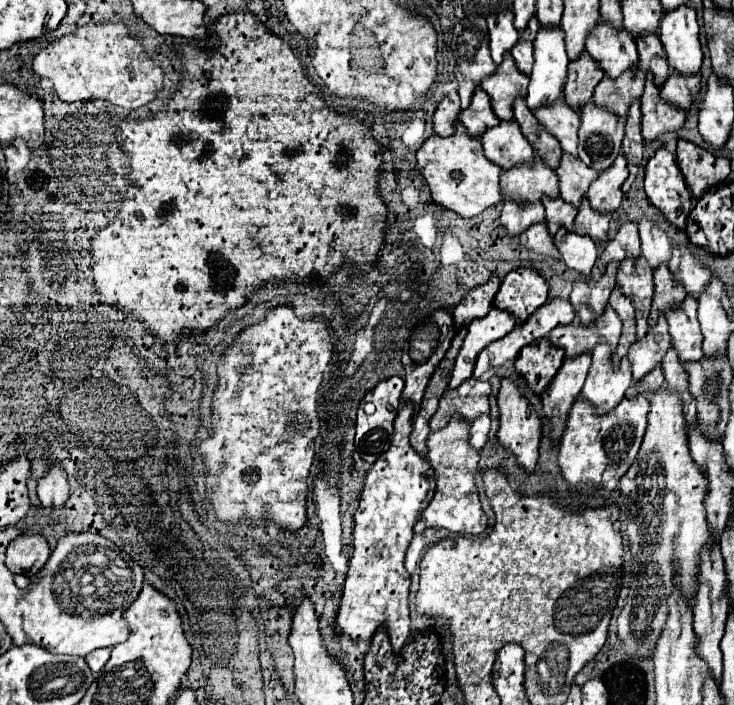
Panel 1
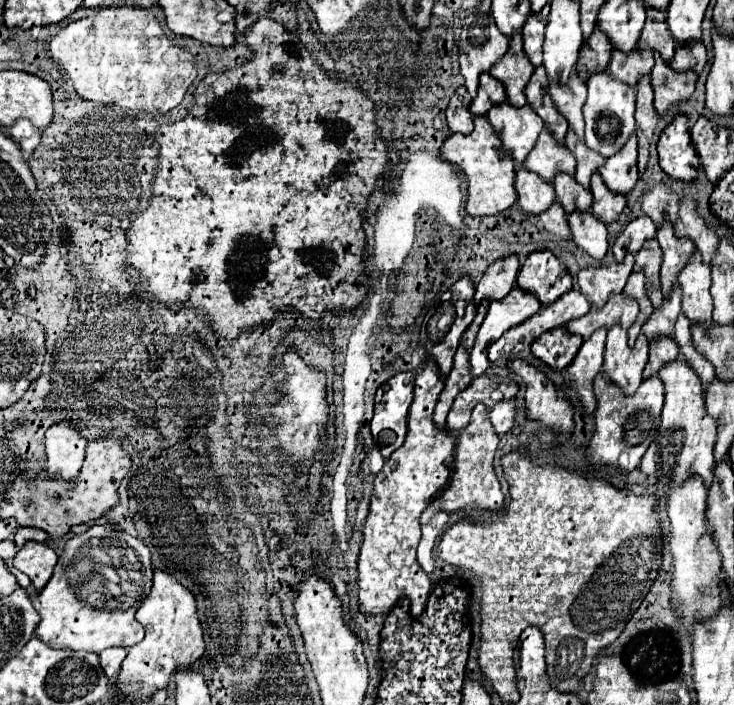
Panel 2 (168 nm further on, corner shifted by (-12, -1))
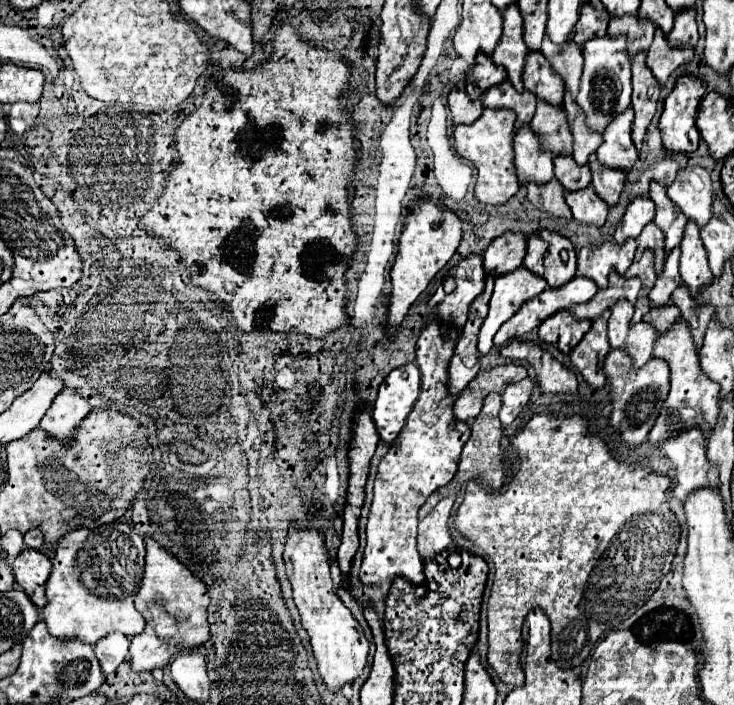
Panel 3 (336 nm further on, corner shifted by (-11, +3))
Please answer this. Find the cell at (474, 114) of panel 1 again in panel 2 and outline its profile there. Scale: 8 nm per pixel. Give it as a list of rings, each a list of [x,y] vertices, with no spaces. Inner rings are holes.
[[[482,73],[478,95],[472,99],[470,109],[474,115],[486,115],[492,105],[498,105],[504,99],[506,99],[504,85],[498,79],[494,79],[490,73]]]

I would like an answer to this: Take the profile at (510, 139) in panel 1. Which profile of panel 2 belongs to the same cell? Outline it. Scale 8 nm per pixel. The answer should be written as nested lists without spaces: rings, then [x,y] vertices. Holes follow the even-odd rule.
[[[508,101],[494,105],[488,111],[488,119],[496,133],[500,135],[504,149],[514,157],[514,161],[522,163],[530,149],[534,147],[544,121],[540,115],[530,107],[514,107]]]

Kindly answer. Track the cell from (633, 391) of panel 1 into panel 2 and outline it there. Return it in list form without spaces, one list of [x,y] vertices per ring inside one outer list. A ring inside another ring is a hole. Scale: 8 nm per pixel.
[[[658,335],[658,337],[654,337],[650,341],[650,361],[648,361],[646,369],[644,369],[644,377],[656,375],[658,369],[664,363],[676,359],[678,353],[680,353],[680,349],[678,349],[676,341],[670,335]]]

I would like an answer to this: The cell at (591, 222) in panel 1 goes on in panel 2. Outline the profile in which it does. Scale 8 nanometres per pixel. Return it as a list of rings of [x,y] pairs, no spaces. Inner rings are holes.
[[[594,173],[594,175],[592,175],[590,191],[592,191],[592,195],[594,195],[592,213],[594,213],[598,219],[610,223],[610,221],[614,221],[614,219],[622,213],[622,209],[624,209],[624,205],[626,205],[626,197],[620,195],[620,193],[612,193],[612,191],[604,185],[600,173]]]

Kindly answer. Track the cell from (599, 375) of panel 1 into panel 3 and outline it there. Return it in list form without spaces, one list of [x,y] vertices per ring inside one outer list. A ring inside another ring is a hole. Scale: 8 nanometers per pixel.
[[[621,299],[611,309],[609,317],[609,345],[611,349],[623,349],[635,367],[643,367],[653,355],[653,343],[657,339],[655,327],[649,323],[631,325],[633,305]]]

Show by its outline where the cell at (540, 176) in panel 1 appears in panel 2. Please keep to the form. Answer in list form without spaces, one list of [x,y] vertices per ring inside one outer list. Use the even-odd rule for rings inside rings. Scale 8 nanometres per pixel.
[[[548,127],[542,129],[536,145],[528,153],[524,167],[538,173],[546,181],[552,181],[556,173],[570,173],[574,175],[576,169],[576,159],[568,151],[566,145],[558,145],[558,141],[552,137],[552,131]]]

